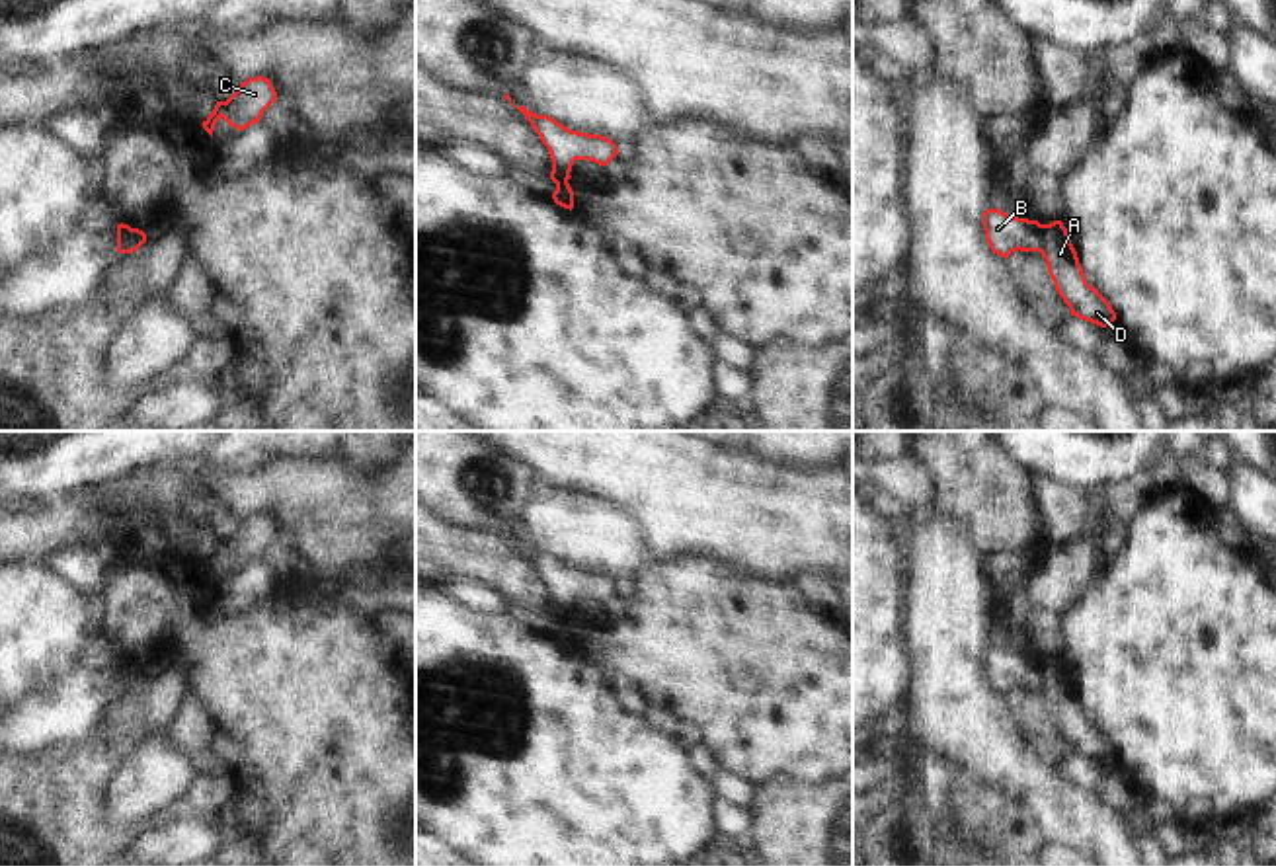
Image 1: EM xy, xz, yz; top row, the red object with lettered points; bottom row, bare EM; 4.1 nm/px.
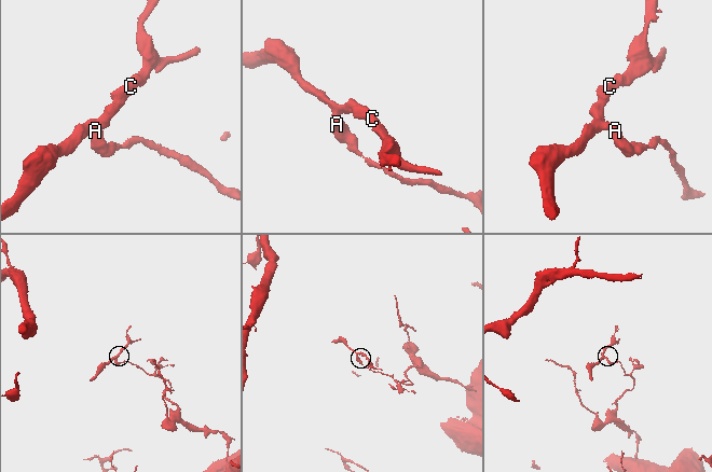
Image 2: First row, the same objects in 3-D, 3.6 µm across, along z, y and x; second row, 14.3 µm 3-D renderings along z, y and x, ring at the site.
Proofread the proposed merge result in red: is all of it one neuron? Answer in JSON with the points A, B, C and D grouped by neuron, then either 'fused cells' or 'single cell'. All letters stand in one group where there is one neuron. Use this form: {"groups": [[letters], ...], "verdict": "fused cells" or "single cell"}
{"groups": [["A", "D"], ["B", "C"]], "verdict": "fused cells"}

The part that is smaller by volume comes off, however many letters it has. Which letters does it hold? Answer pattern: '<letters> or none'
B, C

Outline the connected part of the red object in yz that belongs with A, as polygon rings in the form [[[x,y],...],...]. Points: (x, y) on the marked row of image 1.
[[[1061,220],[1042,224],[1040,254],[1056,291],[1069,306],[1071,316],[1106,328],[1116,320],[1110,302],[1087,283],[1077,252]]]

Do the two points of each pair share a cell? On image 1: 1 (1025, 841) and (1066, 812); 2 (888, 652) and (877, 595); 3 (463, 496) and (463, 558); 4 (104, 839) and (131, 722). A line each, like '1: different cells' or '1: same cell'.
1: different cells
2: same cell
3: different cells
4: same cell

